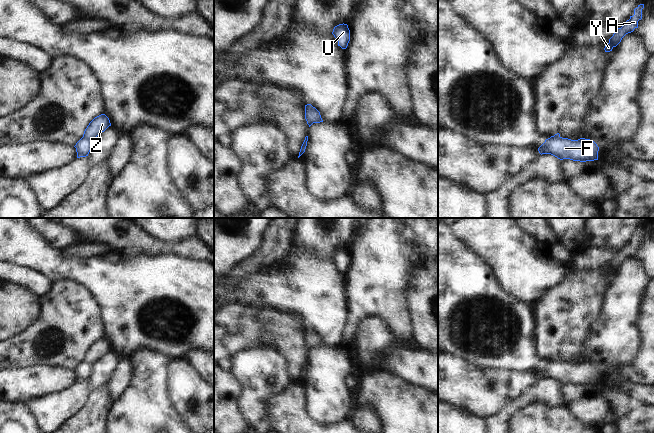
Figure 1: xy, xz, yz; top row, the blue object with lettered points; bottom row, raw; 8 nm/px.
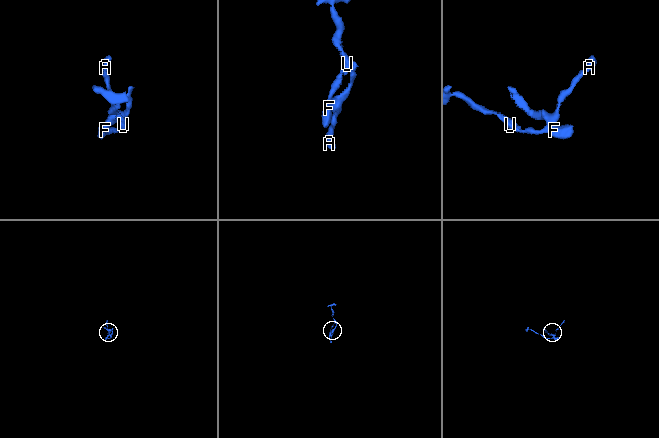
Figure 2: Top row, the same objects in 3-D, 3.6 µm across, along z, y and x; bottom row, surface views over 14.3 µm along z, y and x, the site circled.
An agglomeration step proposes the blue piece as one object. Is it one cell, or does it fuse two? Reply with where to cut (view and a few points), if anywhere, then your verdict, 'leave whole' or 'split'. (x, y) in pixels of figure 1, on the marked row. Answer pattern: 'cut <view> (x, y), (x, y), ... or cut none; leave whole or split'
cut none; leave whole

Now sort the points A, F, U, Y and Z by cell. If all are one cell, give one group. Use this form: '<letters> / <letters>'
A F U Y Z

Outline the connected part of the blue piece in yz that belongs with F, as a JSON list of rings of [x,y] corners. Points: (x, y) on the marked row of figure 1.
[[[559,133],[546,139],[538,148],[539,153],[551,154],[560,160],[570,159],[573,161],[594,161],[598,160],[599,147],[597,144],[585,138],[571,140],[562,138]]]

